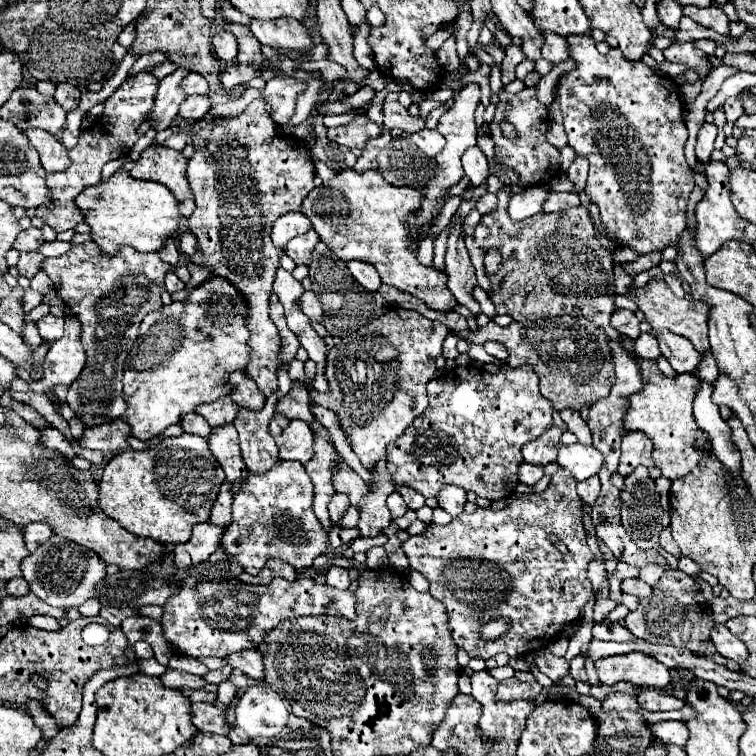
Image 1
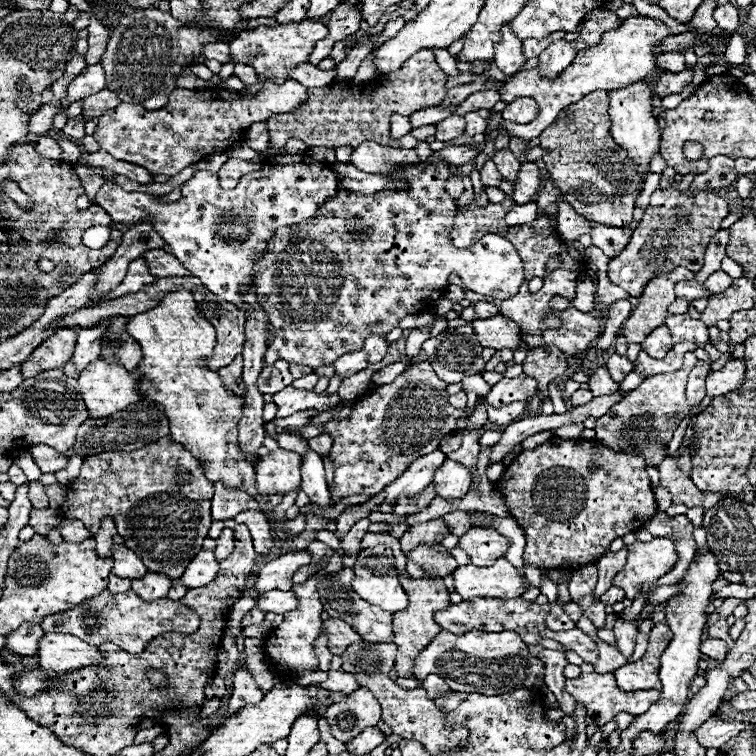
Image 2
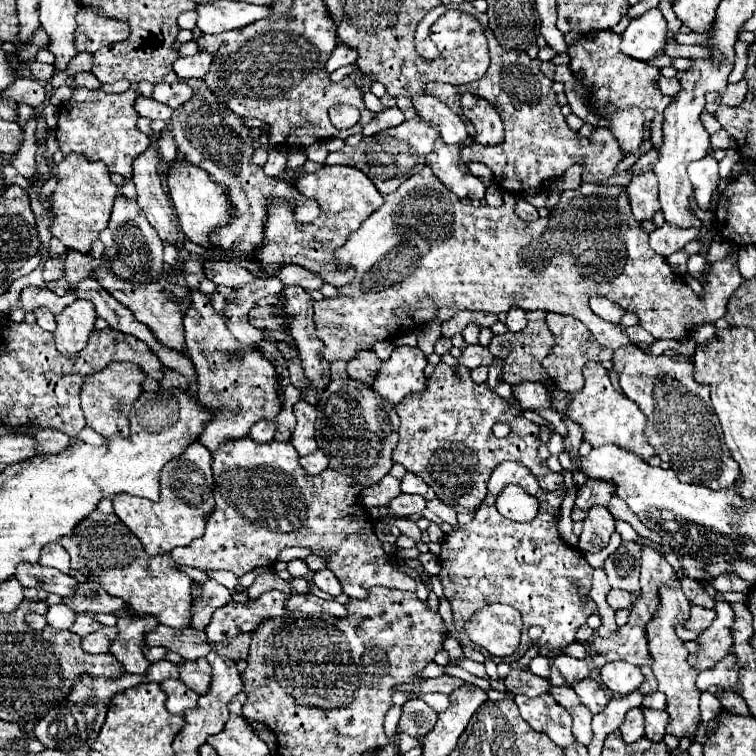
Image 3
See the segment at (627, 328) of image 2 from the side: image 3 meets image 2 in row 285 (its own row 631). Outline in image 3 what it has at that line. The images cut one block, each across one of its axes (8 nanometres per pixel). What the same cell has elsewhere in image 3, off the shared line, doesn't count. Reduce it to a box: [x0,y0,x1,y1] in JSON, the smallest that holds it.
[646,580,700,740]

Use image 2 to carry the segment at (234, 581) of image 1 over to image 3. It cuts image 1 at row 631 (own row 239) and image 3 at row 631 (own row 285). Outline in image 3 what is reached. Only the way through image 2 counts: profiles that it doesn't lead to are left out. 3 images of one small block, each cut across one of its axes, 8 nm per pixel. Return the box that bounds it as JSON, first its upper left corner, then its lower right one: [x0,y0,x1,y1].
[204,590,346,642]

